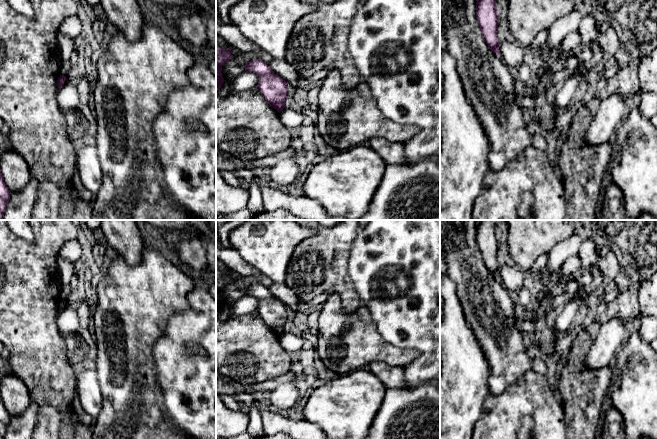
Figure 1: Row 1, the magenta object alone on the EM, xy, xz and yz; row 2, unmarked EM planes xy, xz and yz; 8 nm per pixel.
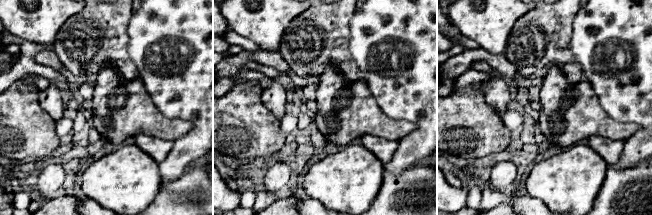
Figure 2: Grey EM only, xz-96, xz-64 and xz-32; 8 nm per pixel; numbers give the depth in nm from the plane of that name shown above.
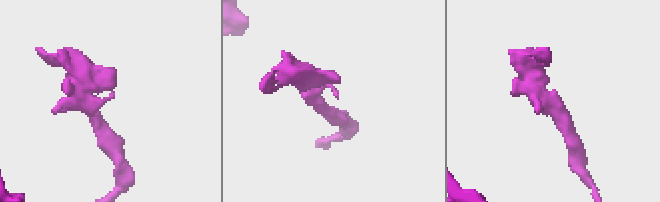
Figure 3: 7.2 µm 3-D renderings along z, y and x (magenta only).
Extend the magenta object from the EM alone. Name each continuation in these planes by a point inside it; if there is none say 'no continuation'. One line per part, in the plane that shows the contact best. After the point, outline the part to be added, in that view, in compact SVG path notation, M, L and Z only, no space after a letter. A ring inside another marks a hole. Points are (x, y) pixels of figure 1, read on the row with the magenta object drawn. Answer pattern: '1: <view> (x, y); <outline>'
no continuation

